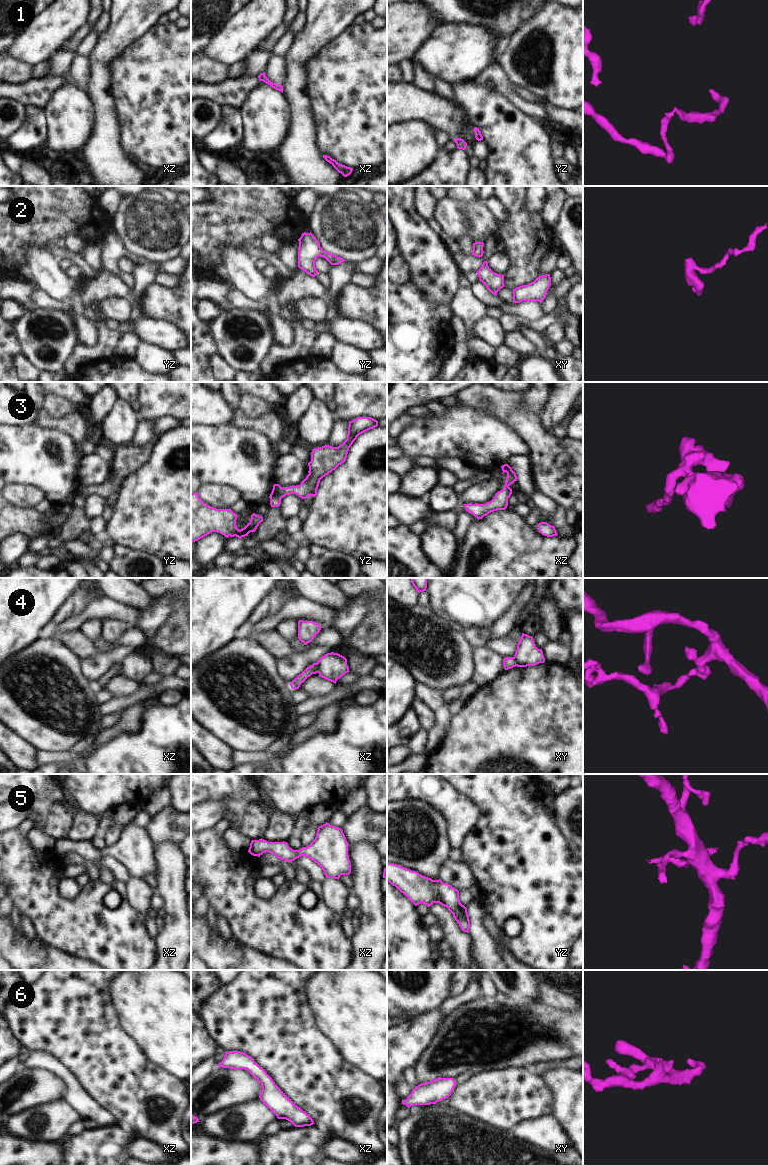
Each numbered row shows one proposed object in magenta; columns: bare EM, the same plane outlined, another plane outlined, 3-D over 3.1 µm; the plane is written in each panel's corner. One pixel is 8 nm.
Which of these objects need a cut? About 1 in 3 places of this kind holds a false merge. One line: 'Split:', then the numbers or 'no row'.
Split: 4

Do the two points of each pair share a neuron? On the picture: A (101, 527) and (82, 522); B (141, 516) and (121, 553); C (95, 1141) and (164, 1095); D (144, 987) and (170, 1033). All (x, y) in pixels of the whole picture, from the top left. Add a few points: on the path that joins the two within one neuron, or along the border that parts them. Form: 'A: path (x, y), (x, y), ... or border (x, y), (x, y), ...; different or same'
A: border (90, 520), (90, 528), (92, 530); different
B: border (117, 542), (132, 550), (147, 553); different
C: border (119, 1123), (130, 1129), (136, 1137); different
D: path (151, 998), (170, 1019), (170, 1022); same

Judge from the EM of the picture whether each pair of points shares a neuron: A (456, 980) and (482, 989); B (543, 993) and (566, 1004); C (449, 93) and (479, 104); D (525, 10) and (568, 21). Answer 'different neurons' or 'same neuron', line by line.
A: different neurons
B: same neuron
C: different neurons
D: different neurons

